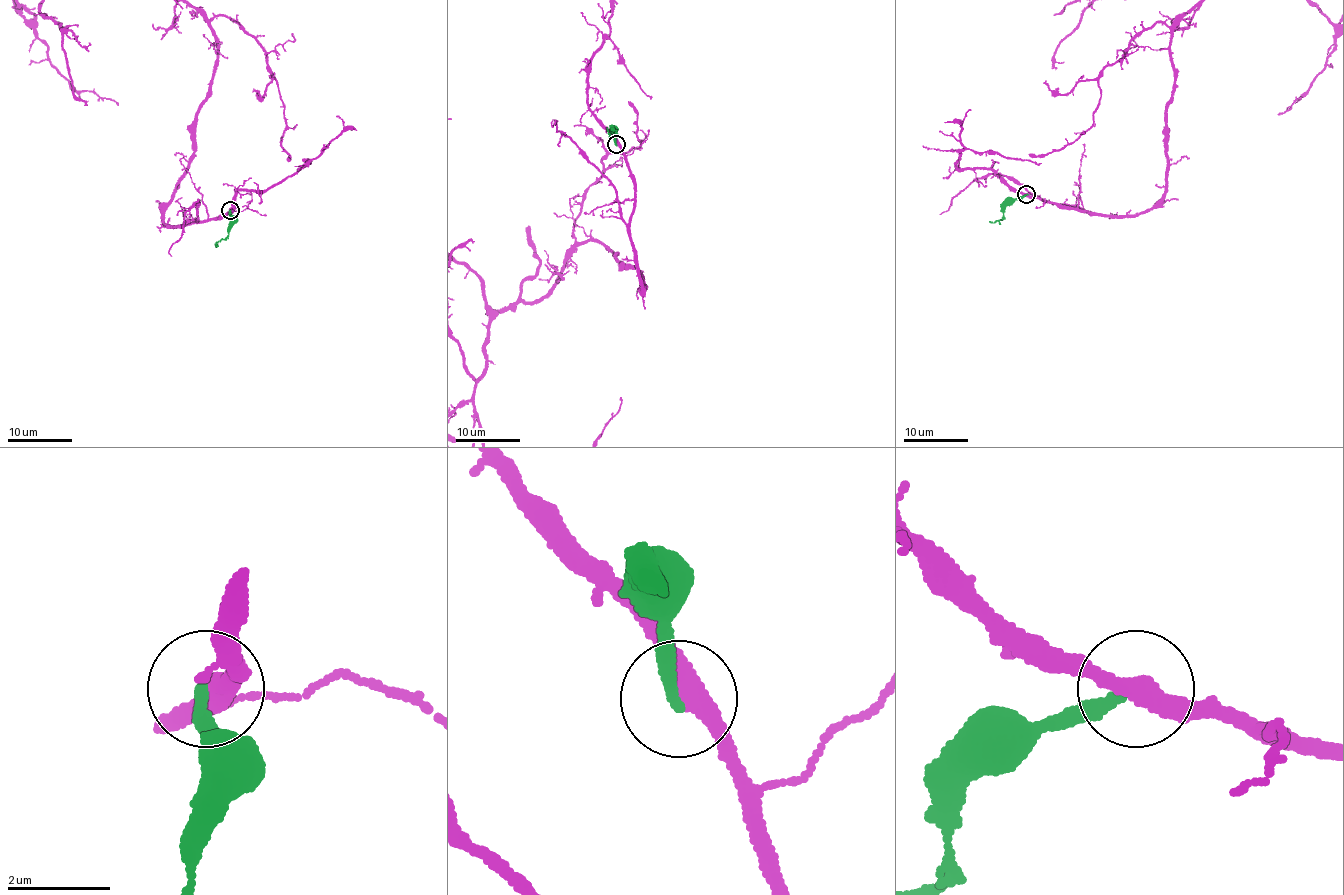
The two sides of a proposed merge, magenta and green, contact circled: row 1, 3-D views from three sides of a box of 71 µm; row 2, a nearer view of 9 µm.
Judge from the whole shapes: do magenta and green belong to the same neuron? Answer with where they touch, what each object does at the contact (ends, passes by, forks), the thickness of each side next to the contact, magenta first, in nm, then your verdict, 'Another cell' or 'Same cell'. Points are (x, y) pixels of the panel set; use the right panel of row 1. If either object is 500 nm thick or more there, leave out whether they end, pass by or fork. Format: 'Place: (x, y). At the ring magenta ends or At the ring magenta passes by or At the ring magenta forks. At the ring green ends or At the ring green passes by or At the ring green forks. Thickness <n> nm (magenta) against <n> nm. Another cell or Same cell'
Place: (1026, 194). At the ring magenta passes by. At the ring green ends. Thickness 360 nm (magenta) against 240 nm. Another cell

